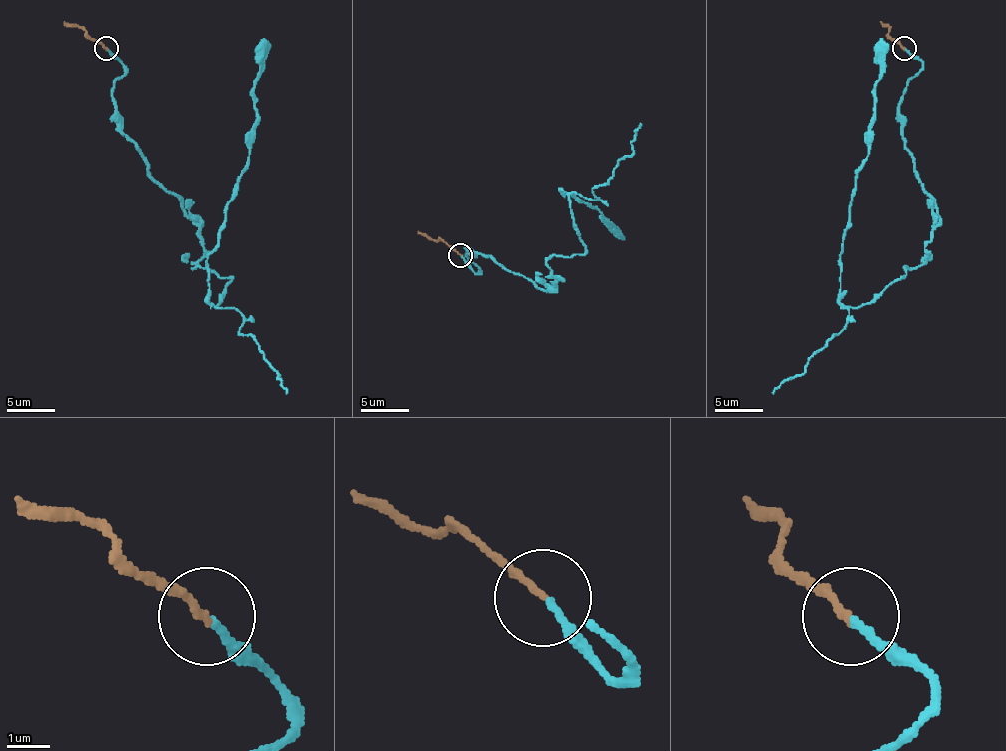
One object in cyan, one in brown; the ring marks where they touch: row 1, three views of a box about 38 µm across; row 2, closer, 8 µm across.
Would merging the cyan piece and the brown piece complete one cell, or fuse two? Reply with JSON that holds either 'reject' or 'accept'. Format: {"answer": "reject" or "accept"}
{"answer": "accept"}

